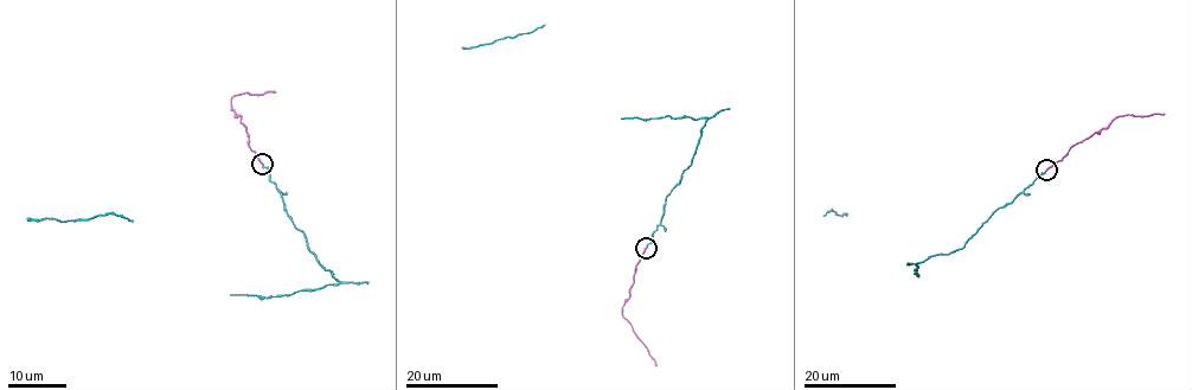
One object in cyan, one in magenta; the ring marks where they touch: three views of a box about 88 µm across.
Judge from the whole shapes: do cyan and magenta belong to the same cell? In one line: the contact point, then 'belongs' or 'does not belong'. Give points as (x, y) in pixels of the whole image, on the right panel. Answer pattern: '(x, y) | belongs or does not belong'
(1046, 170) | belongs

